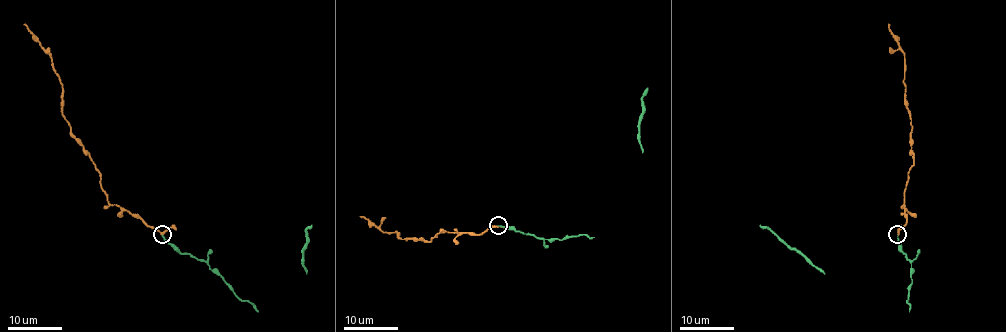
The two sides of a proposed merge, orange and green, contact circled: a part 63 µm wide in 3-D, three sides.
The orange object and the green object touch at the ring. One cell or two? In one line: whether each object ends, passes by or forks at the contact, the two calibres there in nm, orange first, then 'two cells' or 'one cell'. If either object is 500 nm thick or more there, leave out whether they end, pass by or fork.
orange passes by | green ends | 220/140 nm | one cell

